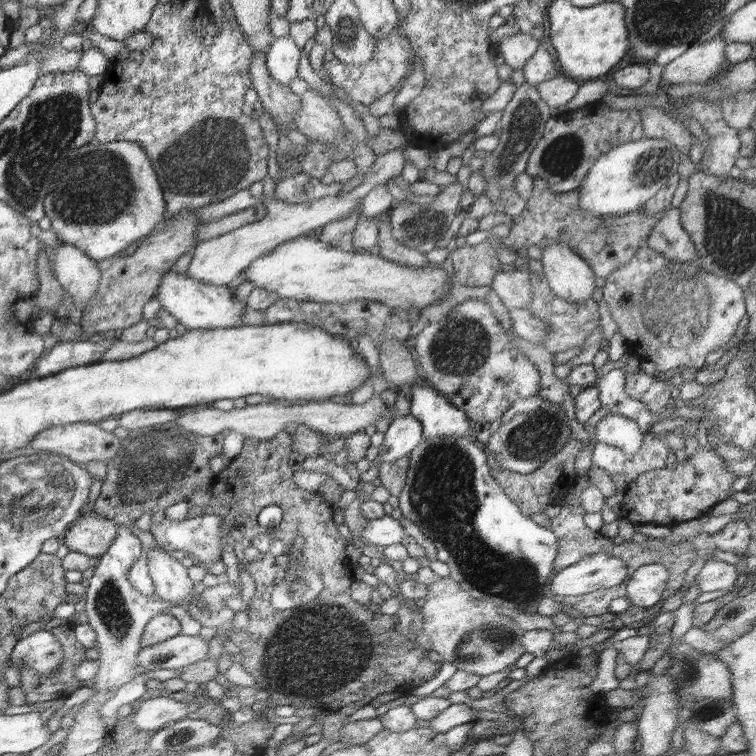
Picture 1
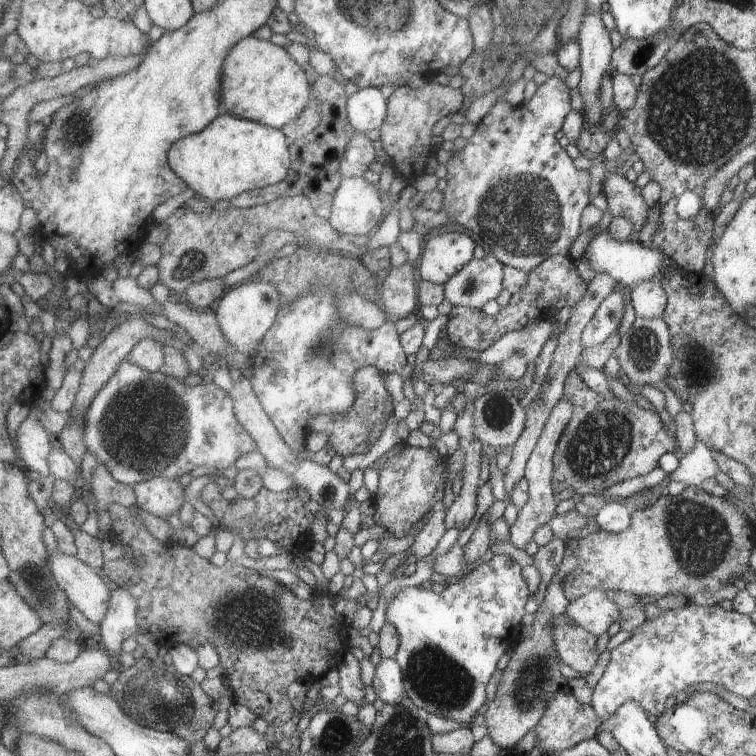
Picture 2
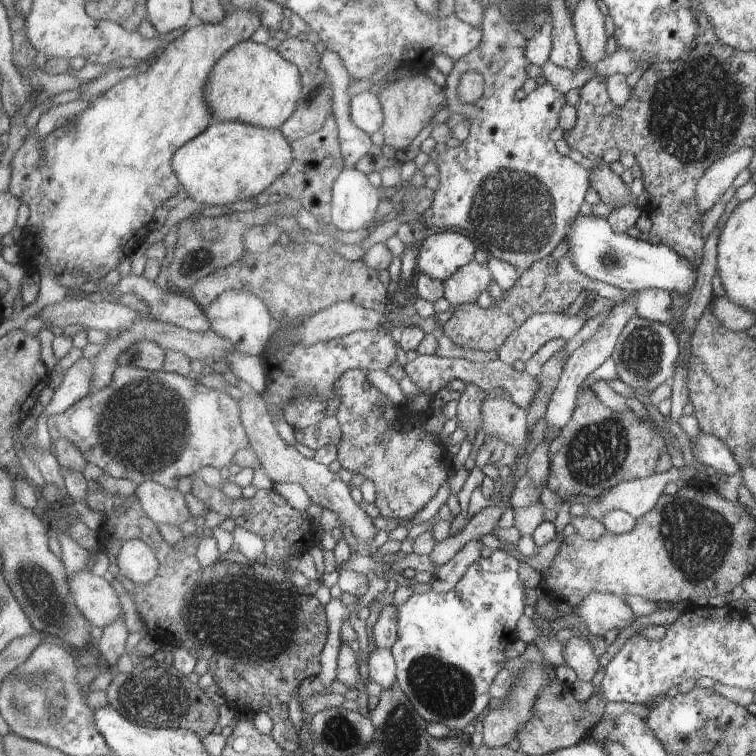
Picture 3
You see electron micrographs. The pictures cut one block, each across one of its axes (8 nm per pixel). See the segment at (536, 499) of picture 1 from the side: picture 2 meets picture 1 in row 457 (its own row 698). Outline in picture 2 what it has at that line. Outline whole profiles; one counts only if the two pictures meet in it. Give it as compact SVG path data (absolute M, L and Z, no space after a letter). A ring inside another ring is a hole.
M568 688L560 690L550 698L550 702L546 706L546 712L542 714L542 718L538 720L538 724L533 728L537 737L535 747L542 754L545 752L553 754L562 752L562 750L572 748L572 746L576 746L583 740L595 738L601 722L602 720L598 718L598 714L592 708L591 703L582 704L578 702L574 695L568 691Z

